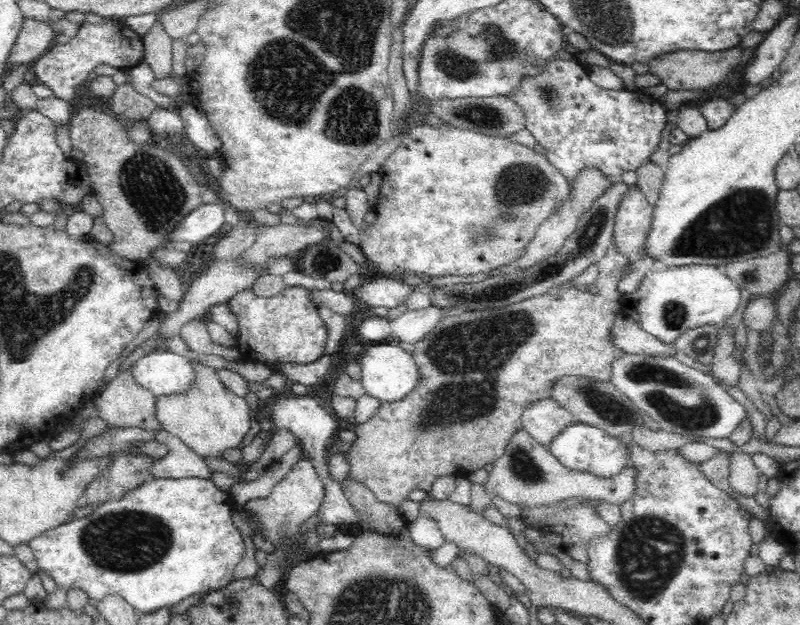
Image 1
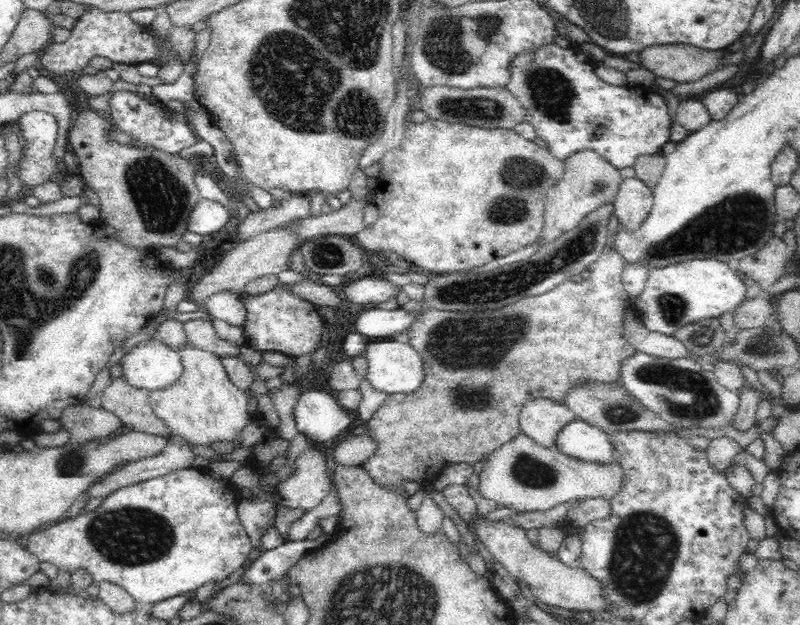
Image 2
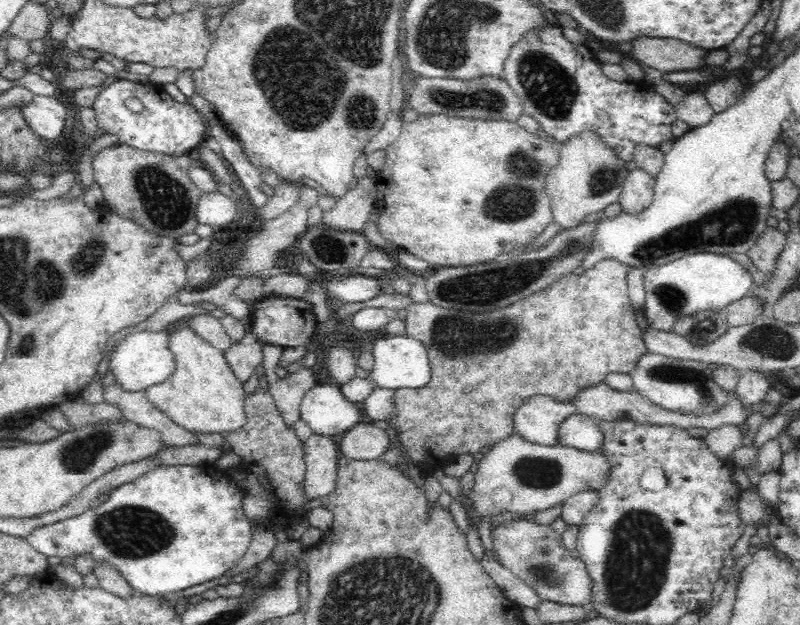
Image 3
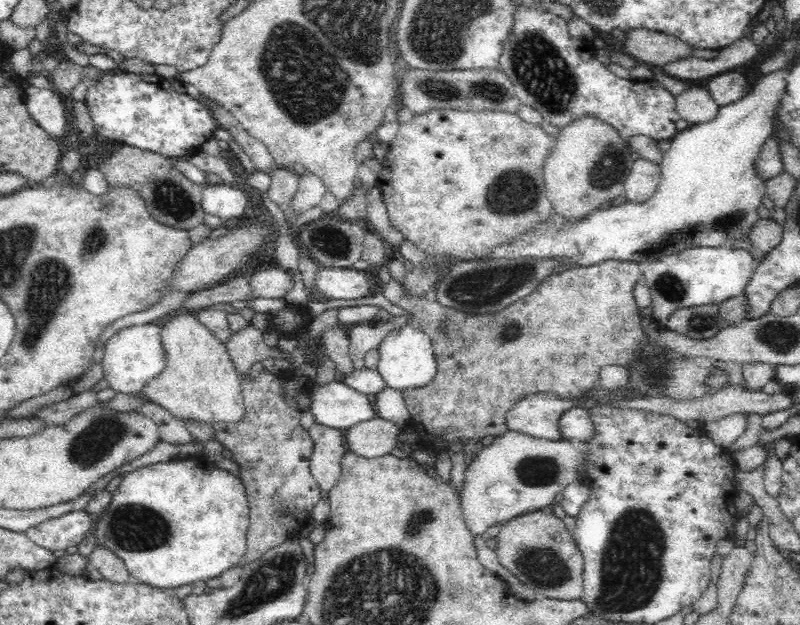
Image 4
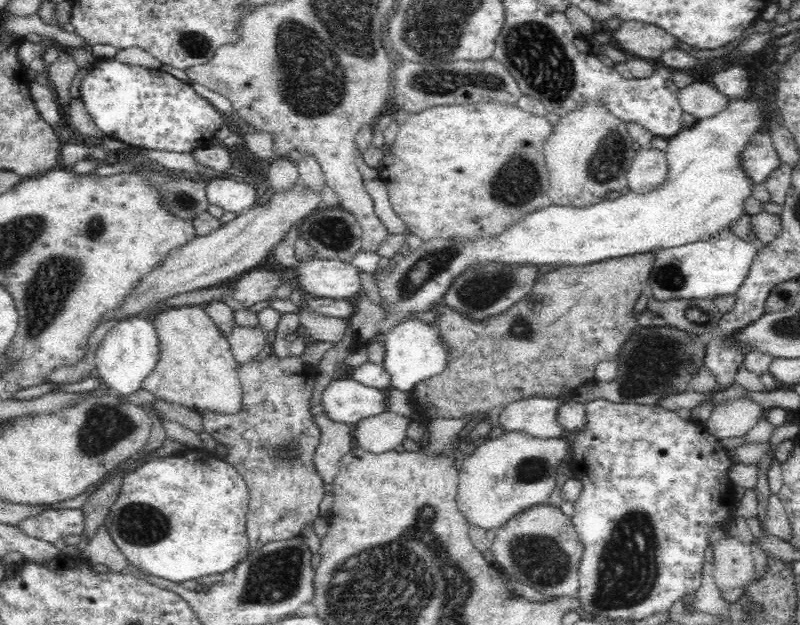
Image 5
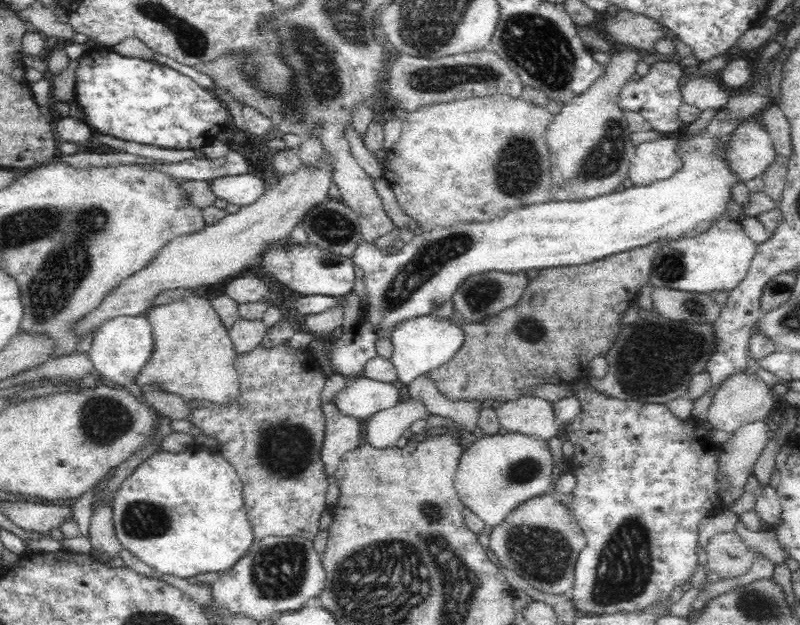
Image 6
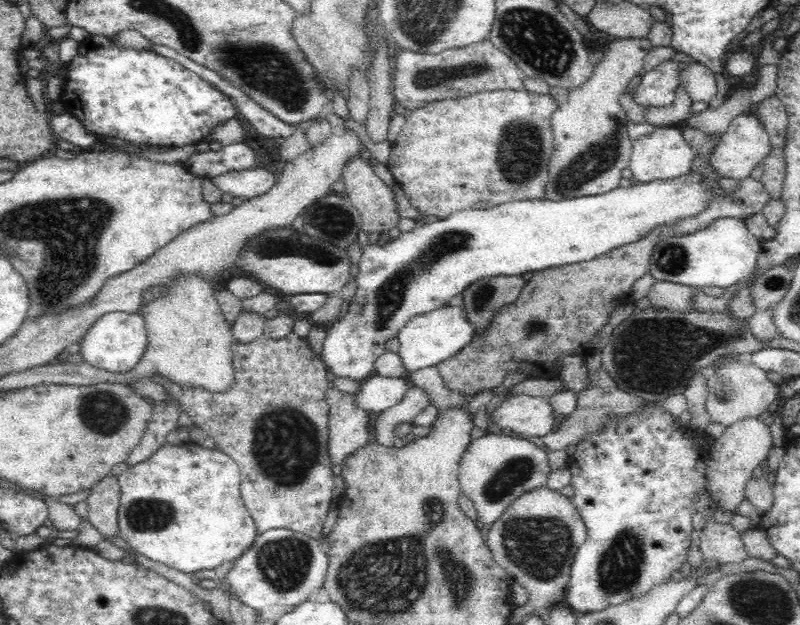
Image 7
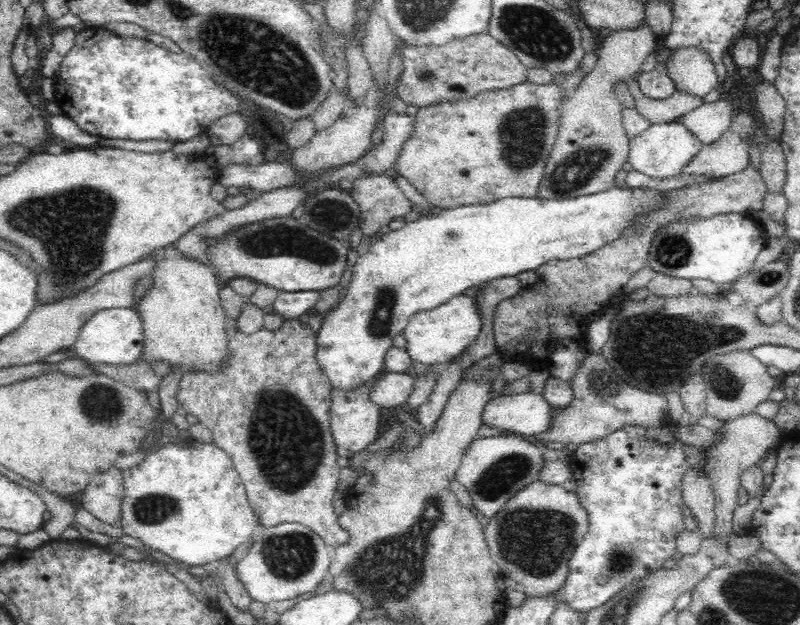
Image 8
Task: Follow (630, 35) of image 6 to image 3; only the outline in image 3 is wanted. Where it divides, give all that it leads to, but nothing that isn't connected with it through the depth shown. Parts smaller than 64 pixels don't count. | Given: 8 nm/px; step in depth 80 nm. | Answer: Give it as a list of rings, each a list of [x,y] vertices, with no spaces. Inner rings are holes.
[[[638,36],[632,40],[629,57],[663,74],[672,70],[698,70],[709,53],[672,38]]]

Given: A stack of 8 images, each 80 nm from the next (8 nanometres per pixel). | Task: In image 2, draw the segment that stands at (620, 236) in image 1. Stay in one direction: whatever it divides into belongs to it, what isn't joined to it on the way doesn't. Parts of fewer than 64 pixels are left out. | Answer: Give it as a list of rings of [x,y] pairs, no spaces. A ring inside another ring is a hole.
[[[638,175],[622,181],[613,202],[618,222],[630,229],[636,228],[645,219],[652,205],[653,190]]]

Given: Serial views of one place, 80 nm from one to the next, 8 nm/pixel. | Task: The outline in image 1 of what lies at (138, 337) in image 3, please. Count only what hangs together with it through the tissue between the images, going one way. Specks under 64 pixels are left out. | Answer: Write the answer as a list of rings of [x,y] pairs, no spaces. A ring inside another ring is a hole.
[[[154,348],[148,354],[136,358],[136,361],[129,367],[129,374],[133,378],[133,382],[138,386],[149,390],[154,396],[167,395],[185,391],[187,384],[191,381],[191,368],[189,368],[190,359],[180,354],[175,354],[167,349]]]

